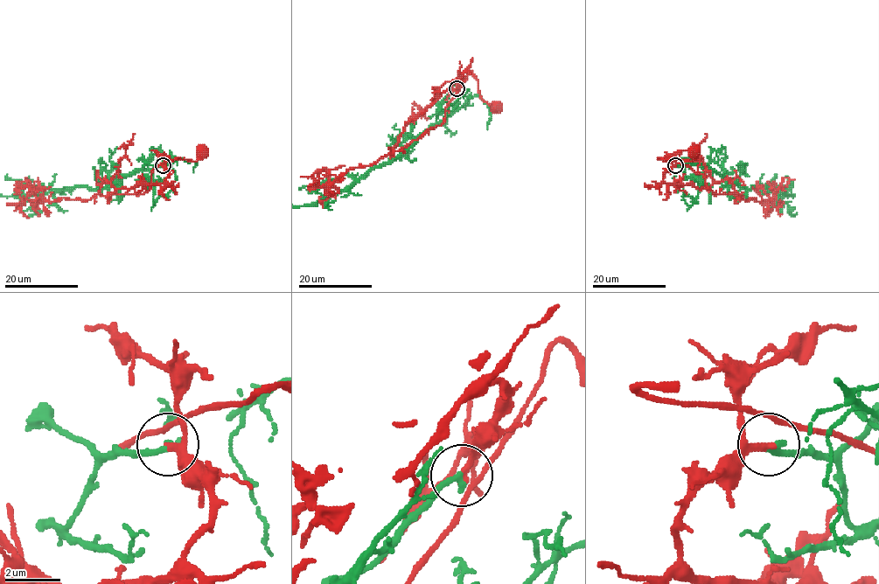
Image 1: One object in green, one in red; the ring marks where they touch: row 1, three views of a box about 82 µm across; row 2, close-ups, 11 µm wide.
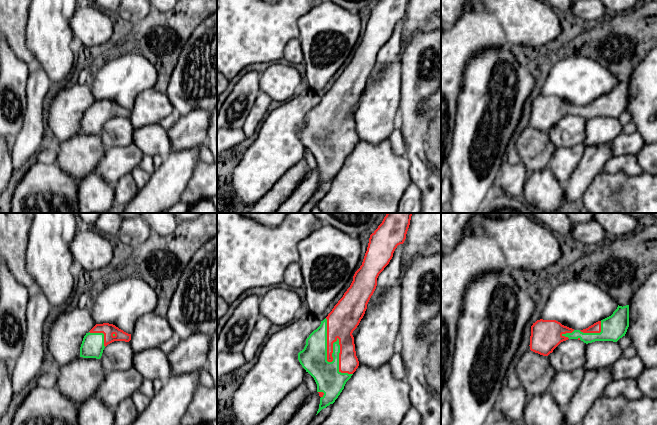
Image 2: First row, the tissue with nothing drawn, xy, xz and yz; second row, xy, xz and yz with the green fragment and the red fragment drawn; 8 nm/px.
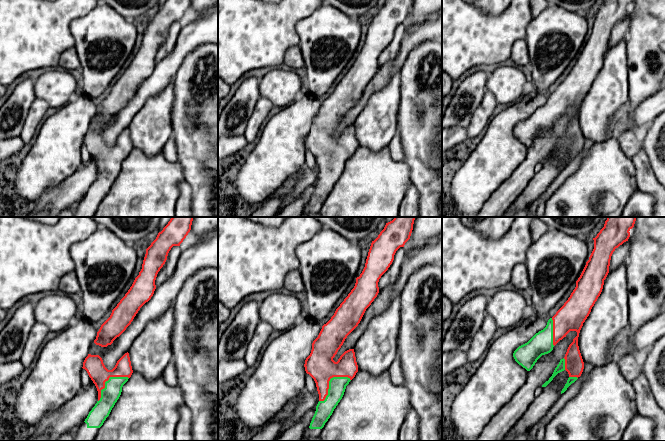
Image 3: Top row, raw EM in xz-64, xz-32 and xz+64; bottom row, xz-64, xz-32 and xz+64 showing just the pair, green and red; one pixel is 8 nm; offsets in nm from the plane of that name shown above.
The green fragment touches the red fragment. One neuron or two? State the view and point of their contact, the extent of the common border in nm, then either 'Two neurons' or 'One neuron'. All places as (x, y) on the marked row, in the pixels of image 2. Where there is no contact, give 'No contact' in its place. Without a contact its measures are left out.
Touches green at xz (333, 351). Shared border 500 nm. Two neurons

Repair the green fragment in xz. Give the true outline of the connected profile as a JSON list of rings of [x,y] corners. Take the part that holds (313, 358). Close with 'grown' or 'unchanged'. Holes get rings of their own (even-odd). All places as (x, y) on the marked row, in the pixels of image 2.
[[[327,319],[306,339],[306,345],[298,353],[298,360],[317,384],[317,392],[323,392],[317,414],[338,398],[346,382],[353,374],[339,371],[339,339],[333,343],[333,361],[327,361]]] | unchanged

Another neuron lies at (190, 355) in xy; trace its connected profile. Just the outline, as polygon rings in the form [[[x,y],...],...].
[[[196,333],[184,340],[177,340],[176,347],[167,353],[169,364],[172,369],[172,376],[192,373],[206,367],[208,360],[209,342],[211,335]]]

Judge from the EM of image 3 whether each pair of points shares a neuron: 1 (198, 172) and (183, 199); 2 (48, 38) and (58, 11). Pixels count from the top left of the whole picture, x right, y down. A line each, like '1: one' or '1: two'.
1: two
2: one

